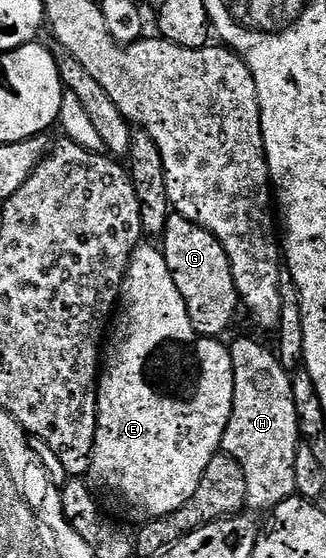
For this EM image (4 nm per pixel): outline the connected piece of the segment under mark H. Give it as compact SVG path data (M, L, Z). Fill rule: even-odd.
M238 338L228 346L232 356L234 373L234 399L232 416L222 437L221 449L231 454L244 472L246 485L246 506L254 510L273 511L284 500L296 494L296 452L298 439L298 402L294 399L294 386L290 383L291 371L282 366L282 359L273 349L261 346L254 338Z

